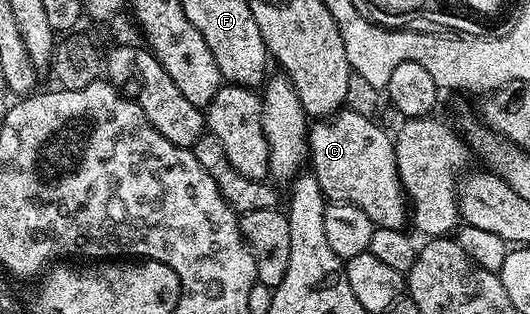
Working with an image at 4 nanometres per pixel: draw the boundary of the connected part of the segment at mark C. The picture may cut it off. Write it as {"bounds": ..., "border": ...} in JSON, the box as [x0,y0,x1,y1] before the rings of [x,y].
{"bounds":[308,108,408,229],"border":[[[343,108],[309,127],[308,166],[316,176],[322,193],[330,202],[356,204],[374,221],[375,227],[403,229],[408,222],[408,199],[396,168],[394,138],[386,135],[372,119],[358,110]]]}

